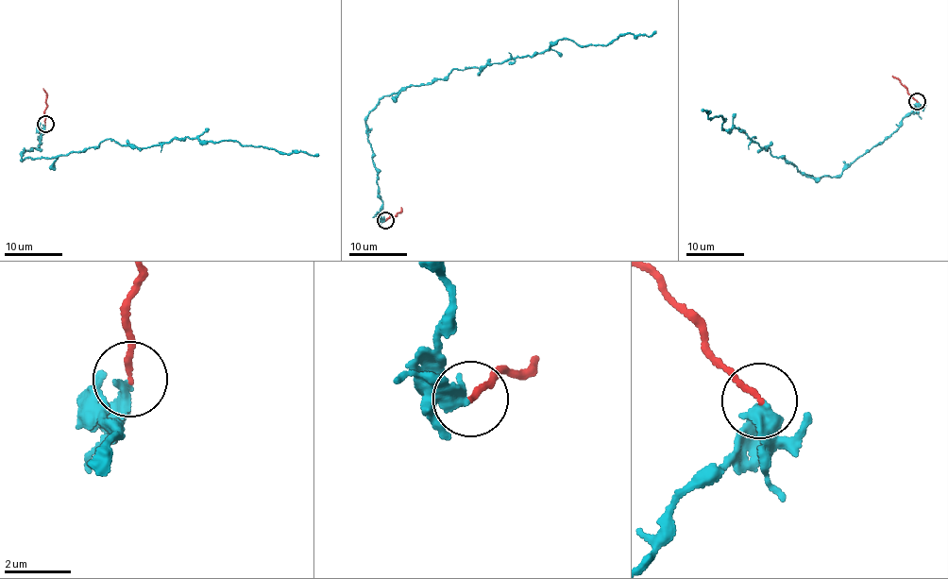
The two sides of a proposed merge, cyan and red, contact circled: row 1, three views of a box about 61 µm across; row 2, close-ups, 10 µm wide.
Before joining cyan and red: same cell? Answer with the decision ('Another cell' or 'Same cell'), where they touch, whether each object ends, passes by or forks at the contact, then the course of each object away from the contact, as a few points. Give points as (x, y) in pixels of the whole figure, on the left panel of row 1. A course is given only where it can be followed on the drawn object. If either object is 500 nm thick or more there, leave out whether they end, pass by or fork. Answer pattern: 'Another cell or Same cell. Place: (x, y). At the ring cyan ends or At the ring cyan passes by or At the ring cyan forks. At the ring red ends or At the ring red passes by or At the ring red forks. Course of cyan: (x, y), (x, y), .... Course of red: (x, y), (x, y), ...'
Another cell. Place: (45, 124). At the ring cyan ends. At the ring red ends. Course of cyan: (43, 124), (41, 144), (22, 159), (84, 151), (111, 139), (140, 148), (197, 138), (318, 156). Course of red: (45, 124), (46, 103), (42, 88)

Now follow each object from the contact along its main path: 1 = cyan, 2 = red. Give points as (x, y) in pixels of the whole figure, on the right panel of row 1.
1: (917, 101), (881, 143), (837, 176), (815, 178), (702, 111)
2: (917, 101), (892, 75)

